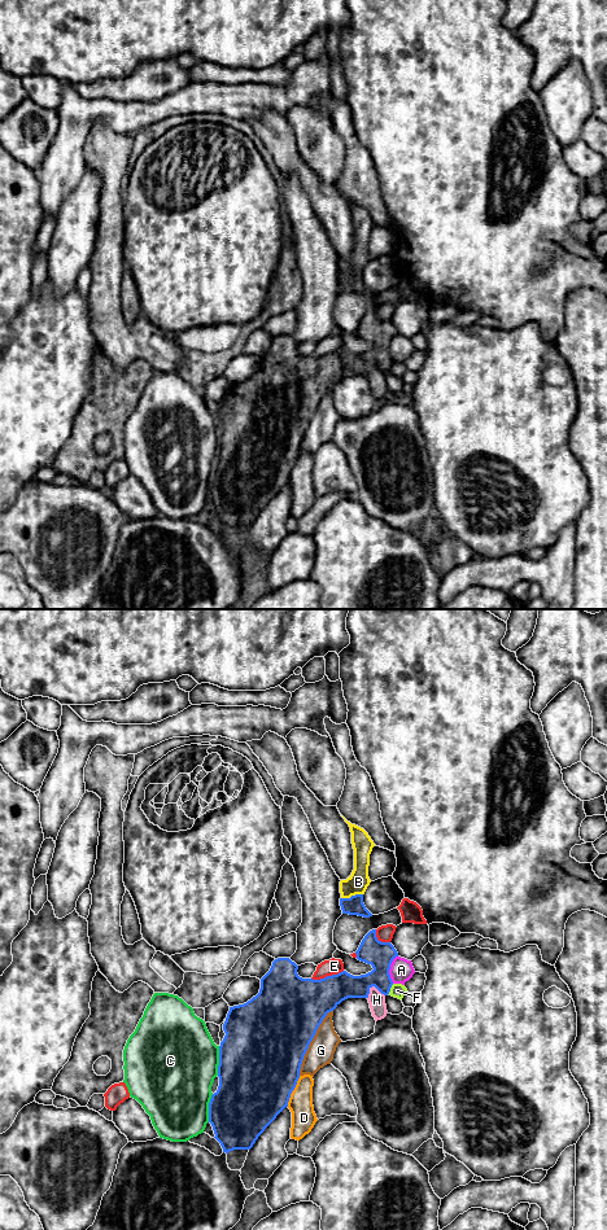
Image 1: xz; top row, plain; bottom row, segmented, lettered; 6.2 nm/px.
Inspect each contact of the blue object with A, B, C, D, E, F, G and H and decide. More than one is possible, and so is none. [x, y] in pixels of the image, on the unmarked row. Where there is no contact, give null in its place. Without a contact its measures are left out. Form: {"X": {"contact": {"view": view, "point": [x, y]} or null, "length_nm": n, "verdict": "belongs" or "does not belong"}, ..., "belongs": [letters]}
{"A": {"contact": {"view": "xz", "point": [389, 346]}, "length_nm": 180, "verdict": "does not belong"}, "B": {"contact": {"view": "xz", "point": [352, 274]}, "length_nm": 140, "verdict": "does not belong"}, "C": {"contact": {"view": "xz", "point": [219, 438]}, "length_nm": 180, "verdict": "does not belong"}, "D": {"contact": {"view": "xz", "point": [292, 468]}, "length_nm": 200, "verdict": "does not belong"}, "E": {"contact": {"view": "xz", "point": [327, 354]}, "length_nm": 200, "verdict": "does not belong"}, "F": {"contact": {"view": "xz", "point": [389, 367]}, "length_nm": 70, "verdict": "does not belong"}, "G": {"contact": {"view": "xz", "point": [310, 419]}, "length_nm": 460, "verdict": "does not belong"}, "H": {"contact": {"view": "xz", "point": [376, 366]}, "length_nm": 120, "verdict": "does not belong"}, "belongs": []}

